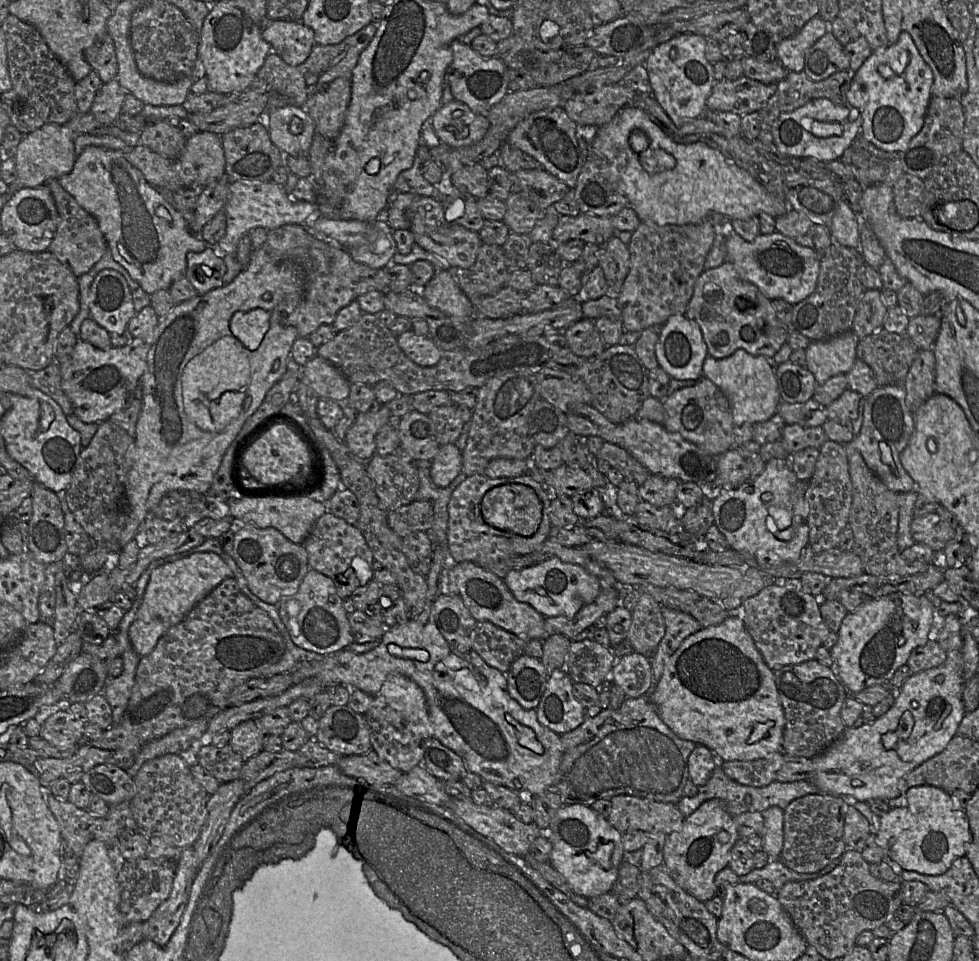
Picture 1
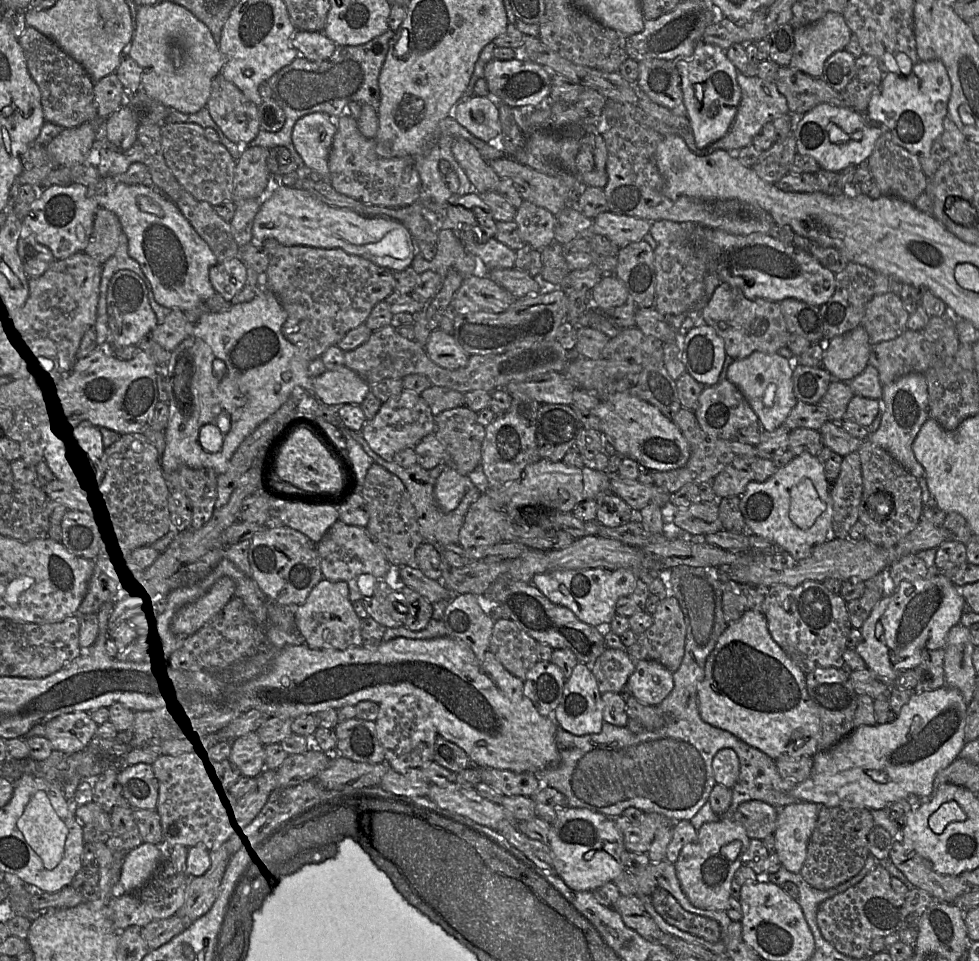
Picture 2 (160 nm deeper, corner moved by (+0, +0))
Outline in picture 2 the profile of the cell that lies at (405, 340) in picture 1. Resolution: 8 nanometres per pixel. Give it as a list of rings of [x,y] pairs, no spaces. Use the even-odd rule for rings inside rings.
[[[438,329],[431,333],[424,350],[434,363],[449,370],[464,367],[469,358],[452,334]]]

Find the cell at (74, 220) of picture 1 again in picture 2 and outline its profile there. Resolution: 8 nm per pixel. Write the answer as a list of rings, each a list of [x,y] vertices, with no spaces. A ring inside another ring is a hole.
[[[99,207],[93,232],[84,253],[104,264],[116,253],[122,234],[123,229],[116,214]]]

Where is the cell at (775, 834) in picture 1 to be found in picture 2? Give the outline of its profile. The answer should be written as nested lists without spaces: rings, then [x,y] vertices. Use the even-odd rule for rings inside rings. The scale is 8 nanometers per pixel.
[[[797,802],[778,810],[773,833],[775,854],[786,870],[793,873],[800,872],[821,807],[814,803]]]

